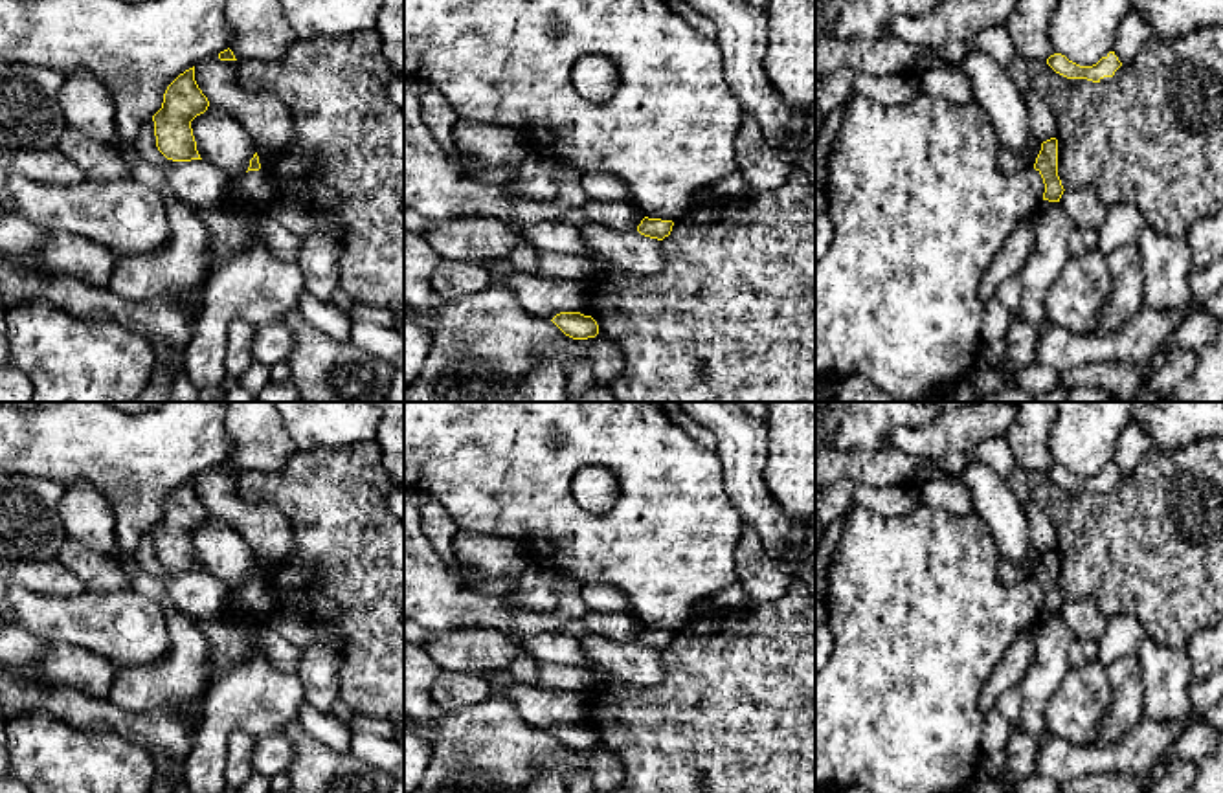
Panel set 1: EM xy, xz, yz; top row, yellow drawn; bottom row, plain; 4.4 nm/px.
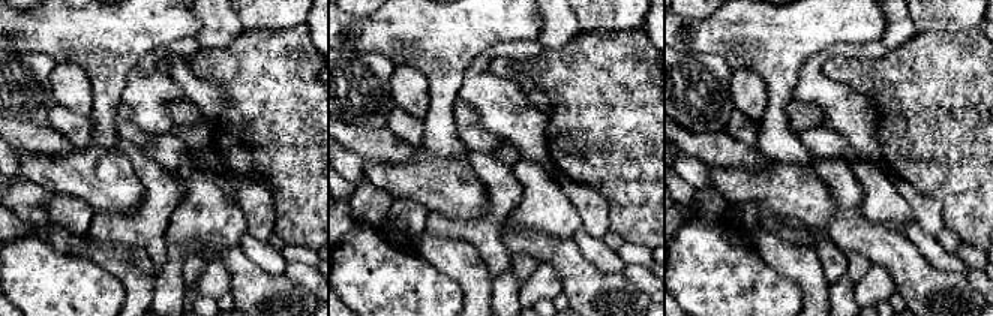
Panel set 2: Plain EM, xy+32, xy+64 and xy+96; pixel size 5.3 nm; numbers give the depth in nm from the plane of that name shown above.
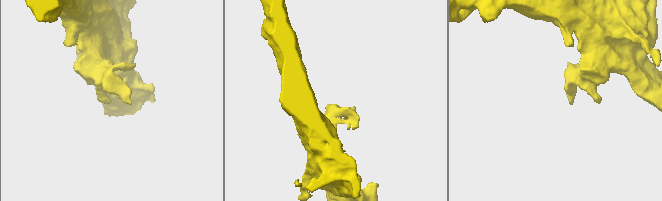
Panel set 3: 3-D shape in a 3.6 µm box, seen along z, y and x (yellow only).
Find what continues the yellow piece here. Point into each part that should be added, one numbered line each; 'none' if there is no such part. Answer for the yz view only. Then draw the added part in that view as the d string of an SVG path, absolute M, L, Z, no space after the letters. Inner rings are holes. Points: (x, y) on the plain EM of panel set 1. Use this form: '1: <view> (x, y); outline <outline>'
none

